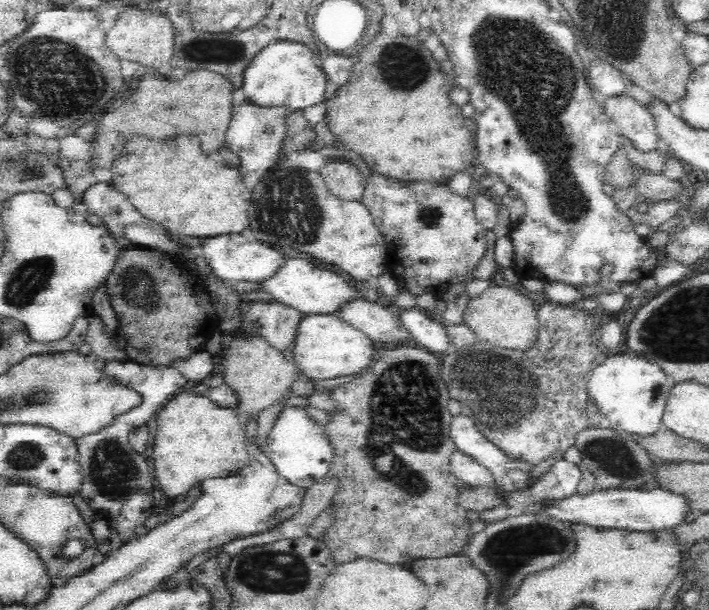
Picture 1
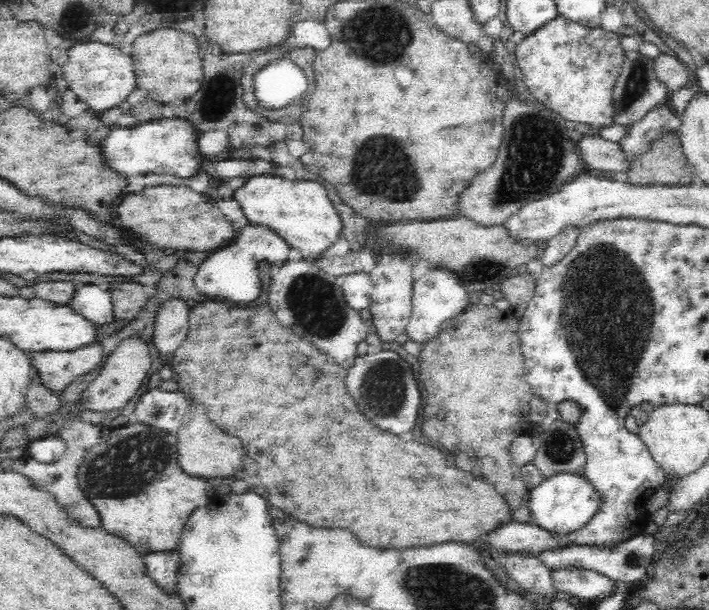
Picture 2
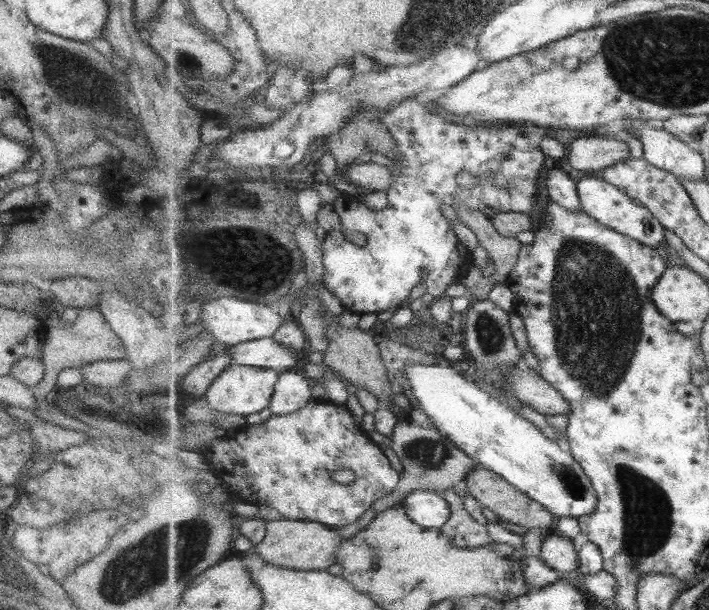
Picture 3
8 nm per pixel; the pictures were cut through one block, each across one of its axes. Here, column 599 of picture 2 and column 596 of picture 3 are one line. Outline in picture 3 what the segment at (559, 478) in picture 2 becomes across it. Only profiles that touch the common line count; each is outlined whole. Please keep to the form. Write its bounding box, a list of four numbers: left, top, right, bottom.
[404,363,599,518]

